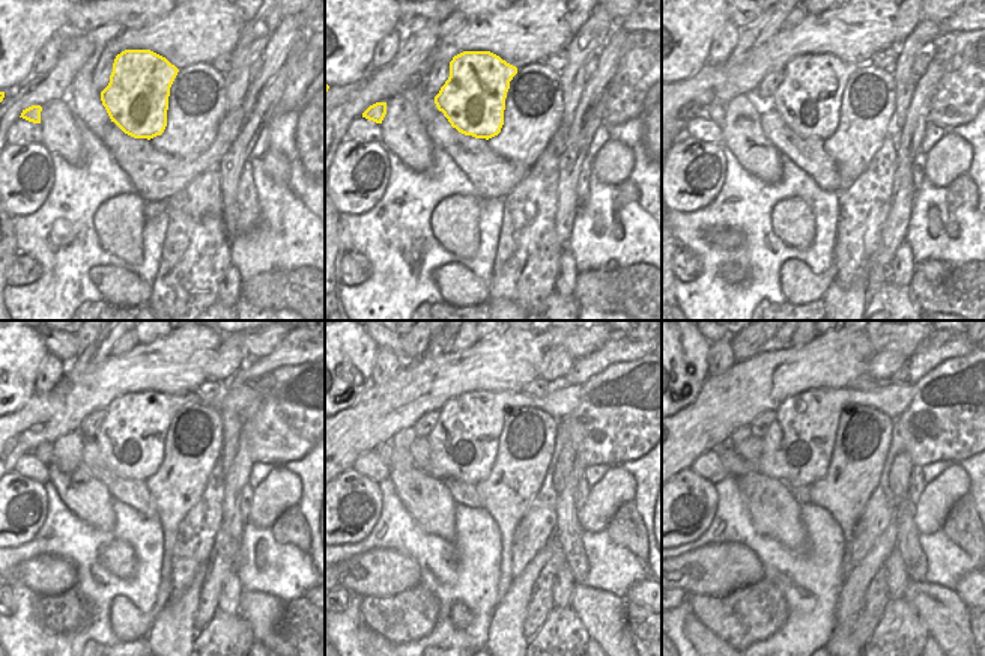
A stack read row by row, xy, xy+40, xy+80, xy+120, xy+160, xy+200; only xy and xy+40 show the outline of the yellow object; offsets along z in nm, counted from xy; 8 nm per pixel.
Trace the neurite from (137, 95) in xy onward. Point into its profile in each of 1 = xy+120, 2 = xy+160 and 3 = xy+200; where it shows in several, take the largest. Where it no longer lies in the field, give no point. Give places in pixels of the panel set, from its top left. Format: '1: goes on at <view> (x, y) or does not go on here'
1: goes on at xy+120 (131, 438)
2: goes on at xy+160 (463, 443)
3: goes on at xy+200 (797, 446)

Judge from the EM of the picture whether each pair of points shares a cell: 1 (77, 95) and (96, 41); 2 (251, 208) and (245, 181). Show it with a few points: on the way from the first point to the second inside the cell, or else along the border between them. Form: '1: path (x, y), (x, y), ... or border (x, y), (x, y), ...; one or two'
1: path (81, 82), (93, 54); one
2: path (247, 202), (245, 187); one

